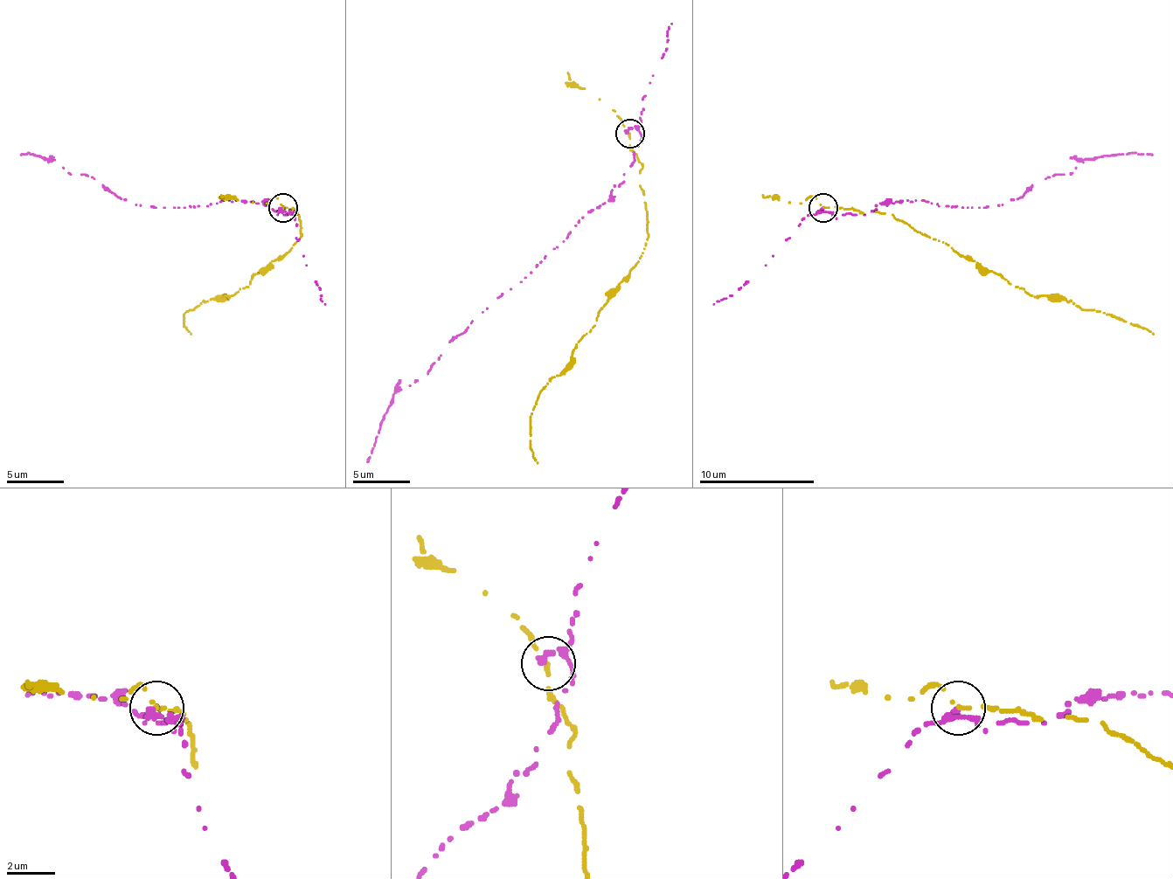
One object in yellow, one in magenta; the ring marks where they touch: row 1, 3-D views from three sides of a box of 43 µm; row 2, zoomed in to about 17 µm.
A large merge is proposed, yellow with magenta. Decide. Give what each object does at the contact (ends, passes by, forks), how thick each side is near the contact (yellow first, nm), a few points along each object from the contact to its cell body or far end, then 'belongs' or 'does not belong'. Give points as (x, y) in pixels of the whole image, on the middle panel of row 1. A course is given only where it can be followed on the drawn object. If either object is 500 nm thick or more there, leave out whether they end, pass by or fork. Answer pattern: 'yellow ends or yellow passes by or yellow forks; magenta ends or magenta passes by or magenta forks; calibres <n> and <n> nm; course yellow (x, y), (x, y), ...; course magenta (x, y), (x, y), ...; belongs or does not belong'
yellow passes by; magenta ends; calibres 120 and 320 nm; course yellow (630, 132), (648, 239), (639, 262), (599, 311), (595, 326), (537, 395), (530, 421), (530, 450), (537, 464); course magenta (628, 132), (636, 129), (642, 144), (636, 147), (624, 182), (448, 342), (428, 375), (393, 395), (368, 461); does not belong

